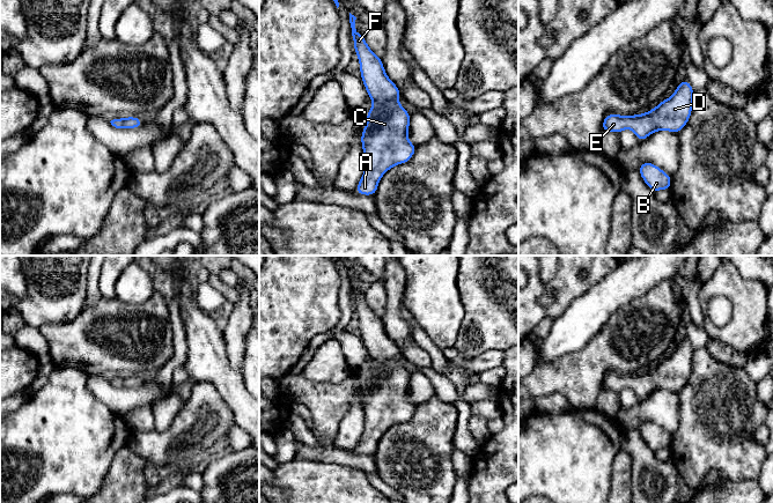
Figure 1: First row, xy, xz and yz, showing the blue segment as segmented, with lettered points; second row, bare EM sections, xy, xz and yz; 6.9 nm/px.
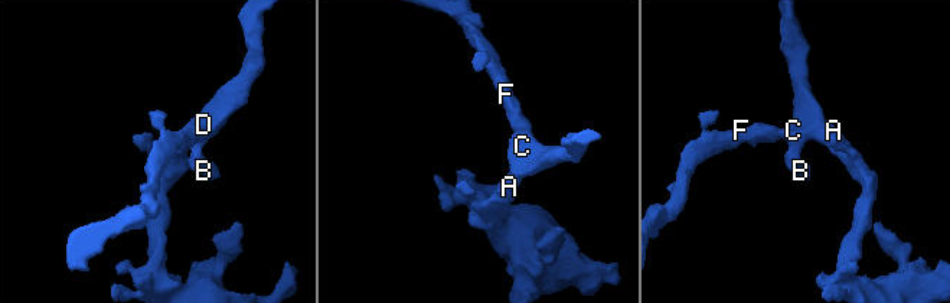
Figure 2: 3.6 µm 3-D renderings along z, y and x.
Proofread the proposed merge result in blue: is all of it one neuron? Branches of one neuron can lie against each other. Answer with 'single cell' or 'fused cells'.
single cell

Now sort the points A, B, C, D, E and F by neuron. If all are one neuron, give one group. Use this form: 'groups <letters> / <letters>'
groups A B C D E F

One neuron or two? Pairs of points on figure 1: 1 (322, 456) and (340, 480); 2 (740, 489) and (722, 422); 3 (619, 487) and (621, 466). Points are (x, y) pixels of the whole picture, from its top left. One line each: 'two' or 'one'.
1: two
2: two
3: one

